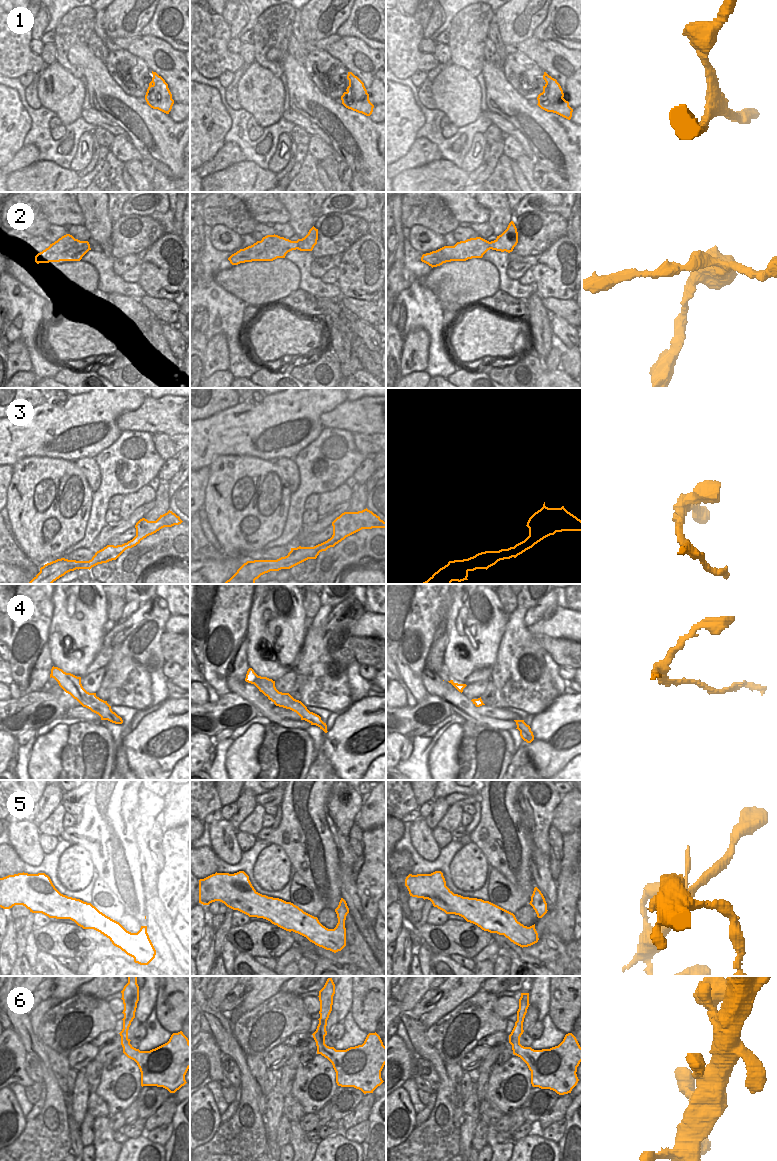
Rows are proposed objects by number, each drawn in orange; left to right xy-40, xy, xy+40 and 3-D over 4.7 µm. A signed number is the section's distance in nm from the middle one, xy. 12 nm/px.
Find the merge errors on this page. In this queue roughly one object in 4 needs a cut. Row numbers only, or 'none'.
none

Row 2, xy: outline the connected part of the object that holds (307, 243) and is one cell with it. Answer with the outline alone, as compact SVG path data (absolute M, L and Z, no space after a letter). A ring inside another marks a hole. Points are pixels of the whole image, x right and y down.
M314 226L304 238L297 241L291 241L275 234L267 235L261 241L232 254L228 260L232 265L252 261L273 261L277 258L285 258L286 254L292 250L312 251L317 240L318 229Z

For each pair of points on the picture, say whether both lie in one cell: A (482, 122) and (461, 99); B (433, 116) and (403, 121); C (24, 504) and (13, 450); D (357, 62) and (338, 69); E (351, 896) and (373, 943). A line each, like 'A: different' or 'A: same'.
A: different
B: different
C: different
D: different
E: same

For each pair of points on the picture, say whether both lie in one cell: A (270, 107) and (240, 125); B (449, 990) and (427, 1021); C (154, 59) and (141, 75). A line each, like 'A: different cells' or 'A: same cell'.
A: different cells
B: same cell
C: different cells

